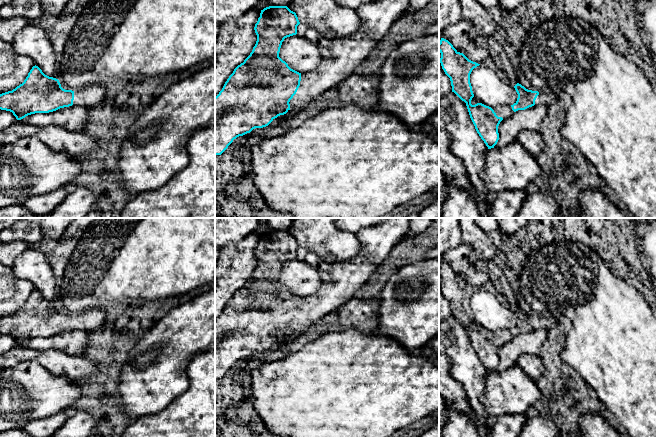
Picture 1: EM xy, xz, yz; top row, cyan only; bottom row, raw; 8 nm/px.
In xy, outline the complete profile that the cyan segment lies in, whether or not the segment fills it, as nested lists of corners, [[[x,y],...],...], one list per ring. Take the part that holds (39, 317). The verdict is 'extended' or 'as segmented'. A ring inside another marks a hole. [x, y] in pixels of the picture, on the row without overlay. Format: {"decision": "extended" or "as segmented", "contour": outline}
{"decision": "extended", "contour": [[[33,290],[22,308],[0,318],[0,333],[10,335],[17,344],[35,337],[49,337],[69,330],[92,332],[106,322],[106,311],[90,309],[80,314],[65,314],[58,303]]]}

